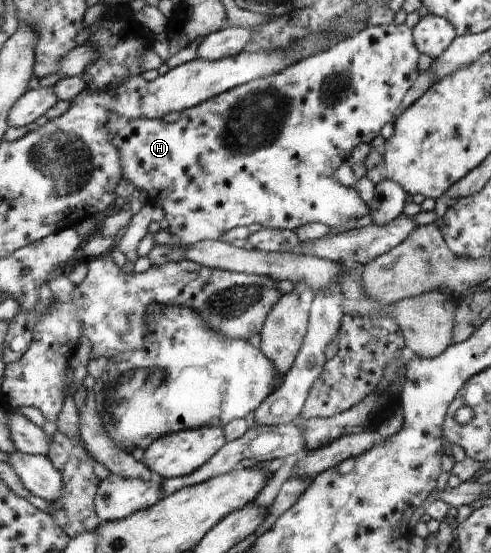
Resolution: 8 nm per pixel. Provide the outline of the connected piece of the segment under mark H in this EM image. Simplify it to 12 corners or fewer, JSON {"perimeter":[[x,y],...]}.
{"perimeter":[[369,25],[174,123],[109,118],[180,247],[369,214],[334,179],[418,79]]}

